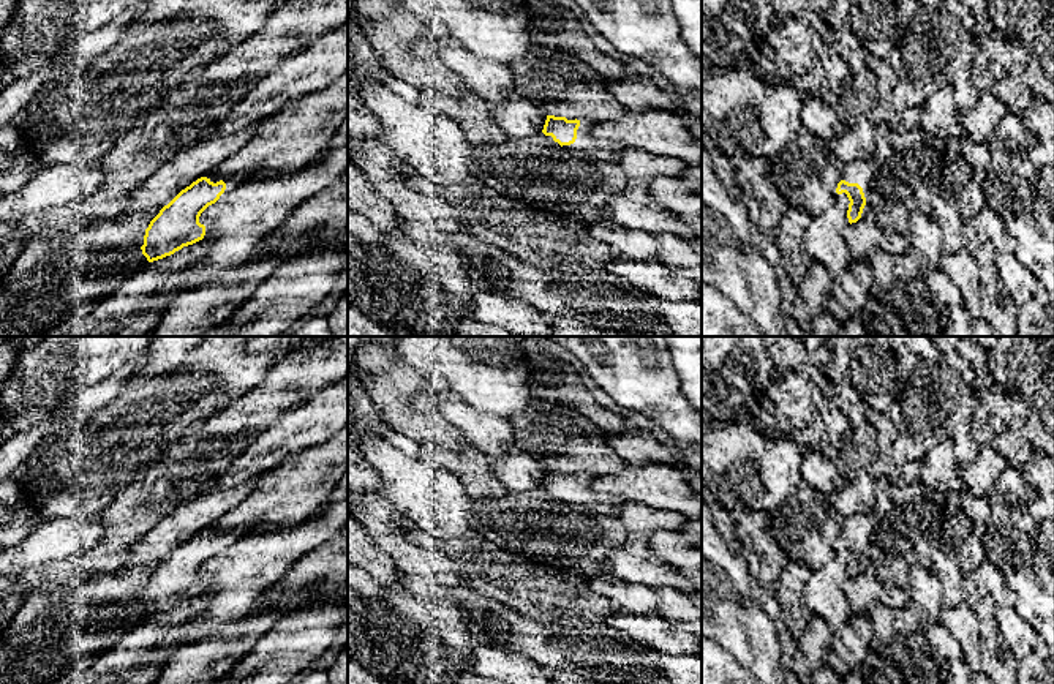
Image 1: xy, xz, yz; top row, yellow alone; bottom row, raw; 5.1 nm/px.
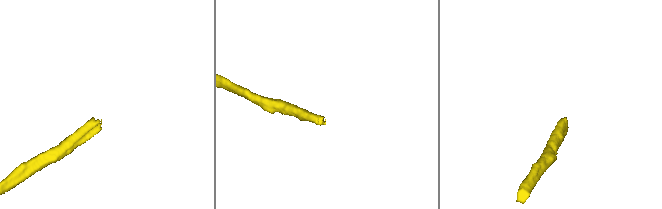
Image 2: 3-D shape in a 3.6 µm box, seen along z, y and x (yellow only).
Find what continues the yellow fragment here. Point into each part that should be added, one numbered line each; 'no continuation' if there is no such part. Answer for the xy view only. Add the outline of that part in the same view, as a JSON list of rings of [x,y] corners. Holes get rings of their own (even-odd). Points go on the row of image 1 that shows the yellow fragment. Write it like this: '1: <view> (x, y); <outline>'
1: xy (231, 182); [[[213,171],[209,172],[209,174],[205,174],[205,175],[202,175],[202,177],[207,177],[207,179],[209,179],[210,182],[213,182],[213,183],[223,180],[223,182],[226,183],[226,190],[224,190],[224,193],[223,193],[221,196],[224,196],[226,193],[232,191],[237,185],[242,183],[242,179],[239,179],[239,177],[224,177],[224,179],[220,179],[220,177],[216,177],[216,175],[213,174]],[[220,196],[220,197],[221,197],[221,196]]]

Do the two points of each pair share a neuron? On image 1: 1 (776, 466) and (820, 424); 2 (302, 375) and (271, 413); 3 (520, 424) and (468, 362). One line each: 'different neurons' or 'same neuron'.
1: different neurons
2: same neuron
3: different neurons

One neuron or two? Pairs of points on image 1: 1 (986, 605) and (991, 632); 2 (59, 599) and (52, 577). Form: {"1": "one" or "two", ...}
{"1": "one", "2": "two"}

